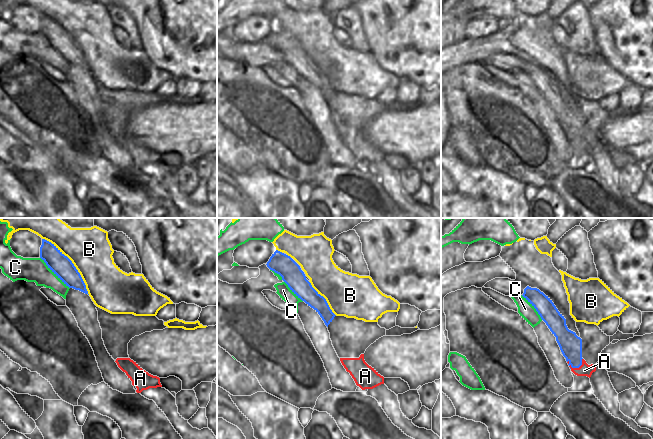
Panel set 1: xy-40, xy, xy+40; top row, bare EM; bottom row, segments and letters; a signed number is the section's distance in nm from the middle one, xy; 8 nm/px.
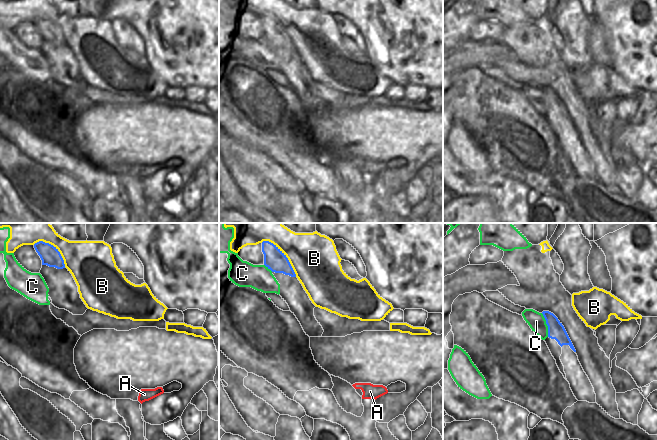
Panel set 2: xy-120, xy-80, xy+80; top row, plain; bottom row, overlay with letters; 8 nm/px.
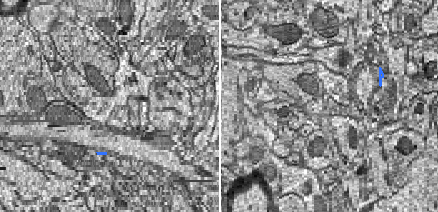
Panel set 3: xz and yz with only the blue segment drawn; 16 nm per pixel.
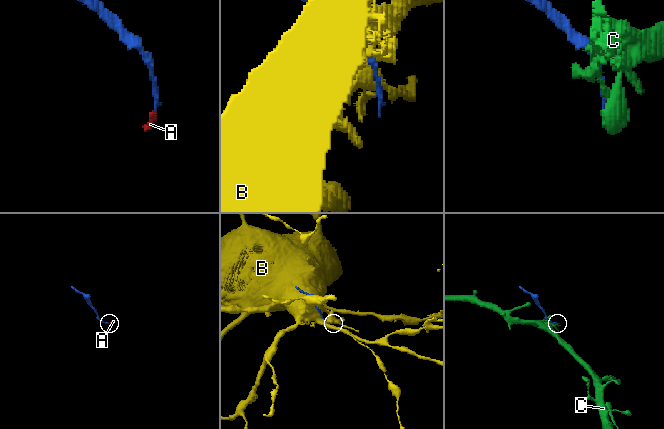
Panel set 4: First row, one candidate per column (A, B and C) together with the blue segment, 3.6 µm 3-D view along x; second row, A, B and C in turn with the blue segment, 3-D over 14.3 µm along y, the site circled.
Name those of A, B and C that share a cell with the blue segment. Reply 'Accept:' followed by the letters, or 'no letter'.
Accept: no letter

